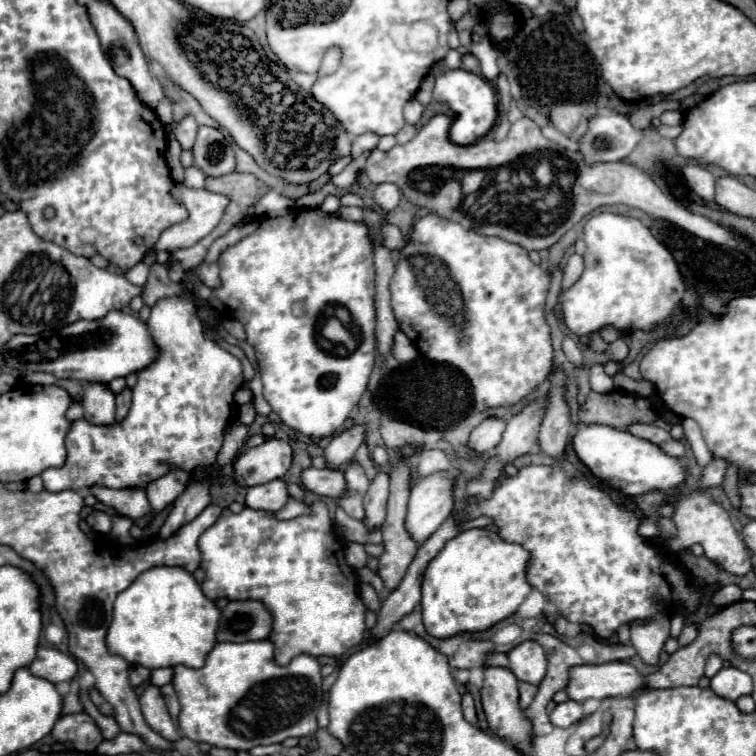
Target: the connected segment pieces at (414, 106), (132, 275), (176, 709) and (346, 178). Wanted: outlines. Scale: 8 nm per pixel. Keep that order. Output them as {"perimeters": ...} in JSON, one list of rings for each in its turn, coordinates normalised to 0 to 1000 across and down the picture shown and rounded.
{"perimeters":[[[[545,130],[545,132],[540,132],[540,138],[534,140],[534,148],[540,148],[540,161],[542,164],[550,164],[553,159],[556,159],[556,153],[558,153],[558,138],[550,132],[550,130]]],[[[185,347],[183,352],[177,352],[169,362],[167,362],[167,368],[175,373],[175,376],[183,376],[183,378],[188,378],[193,370],[196,370],[196,352],[190,349],[190,347]]],[[[220,905],[212,910],[217,923],[220,923],[220,934],[222,934],[222,942],[228,947],[228,952],[233,955],[233,947],[238,944],[238,929],[235,929],[235,921],[233,921],[233,913],[228,910],[228,905]]],[[[481,198],[481,201],[479,201],[474,209],[468,209],[450,230],[444,230],[444,233],[439,235],[439,241],[442,241],[447,249],[463,249],[463,246],[468,243],[471,233],[474,233],[474,228],[481,225],[481,217],[484,217],[489,201],[492,201],[492,198]]]]}

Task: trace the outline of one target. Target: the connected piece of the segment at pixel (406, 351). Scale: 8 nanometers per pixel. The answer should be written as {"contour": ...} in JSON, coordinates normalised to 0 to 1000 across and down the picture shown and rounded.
{"contour":[[[526,439],[524,442],[524,452],[521,452],[521,474],[529,479],[529,481],[540,481],[545,479],[548,474],[553,471],[548,455],[537,447],[534,439]]]}

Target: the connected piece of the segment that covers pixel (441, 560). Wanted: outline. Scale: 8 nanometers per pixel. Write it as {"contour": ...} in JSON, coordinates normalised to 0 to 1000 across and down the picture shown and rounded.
{"contour":[[[622,698],[598,712],[566,746],[558,770],[558,815],[566,839],[595,844],[606,836],[630,836],[653,828],[685,807],[704,783],[698,772],[698,728],[669,717],[646,698]]]}

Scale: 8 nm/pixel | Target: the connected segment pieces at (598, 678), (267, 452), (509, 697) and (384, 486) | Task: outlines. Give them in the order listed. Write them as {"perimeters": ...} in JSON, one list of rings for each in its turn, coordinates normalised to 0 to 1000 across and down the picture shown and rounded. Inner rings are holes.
{"perimeters":[[[[831,876],[757,881],[751,894],[749,915],[762,929],[778,923],[799,926],[804,921],[836,921],[841,913],[852,910],[852,894]]],[[[354,579],[347,590],[328,593],[312,606],[310,632],[323,643],[373,632],[386,614],[386,593],[378,582]]],[[[643,881],[640,884],[640,907],[638,907],[638,934],[653,974],[675,981],[690,995],[698,995],[704,987],[704,958],[685,934],[685,899],[672,884]]],[[[500,624],[497,632],[489,638],[489,646],[481,656],[481,675],[484,675],[484,688],[481,693],[487,698],[503,698],[511,683],[511,669],[513,669],[513,651],[516,651],[516,630],[511,624]]]]}

